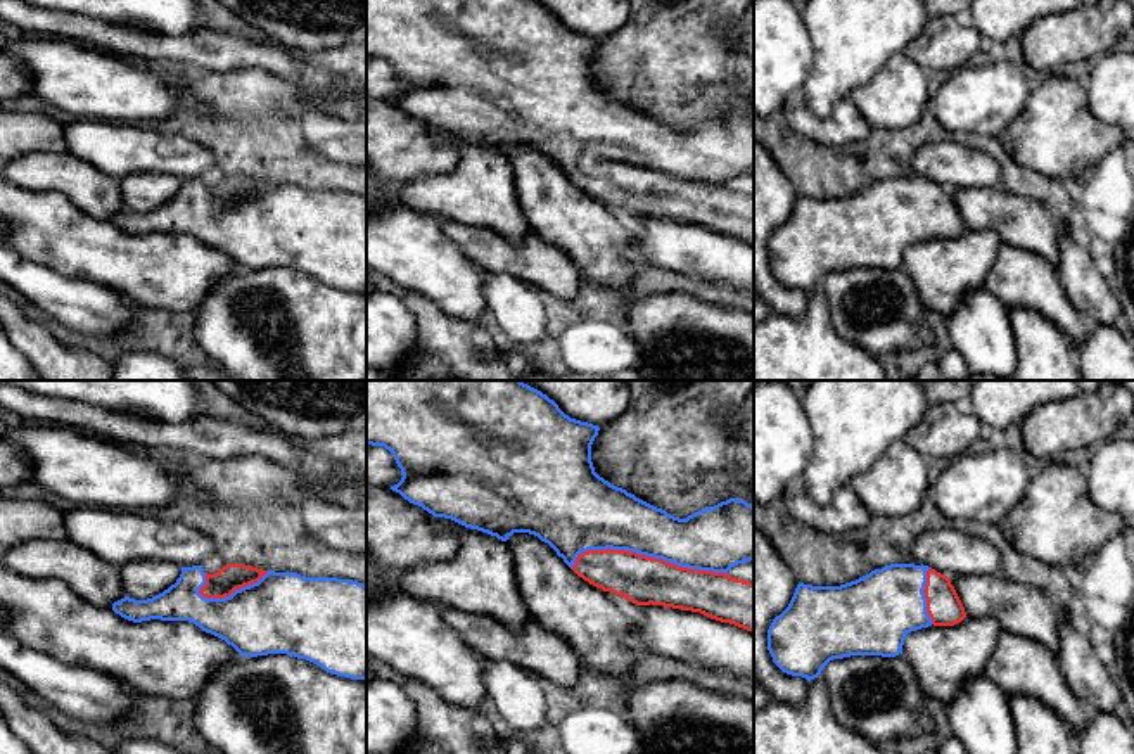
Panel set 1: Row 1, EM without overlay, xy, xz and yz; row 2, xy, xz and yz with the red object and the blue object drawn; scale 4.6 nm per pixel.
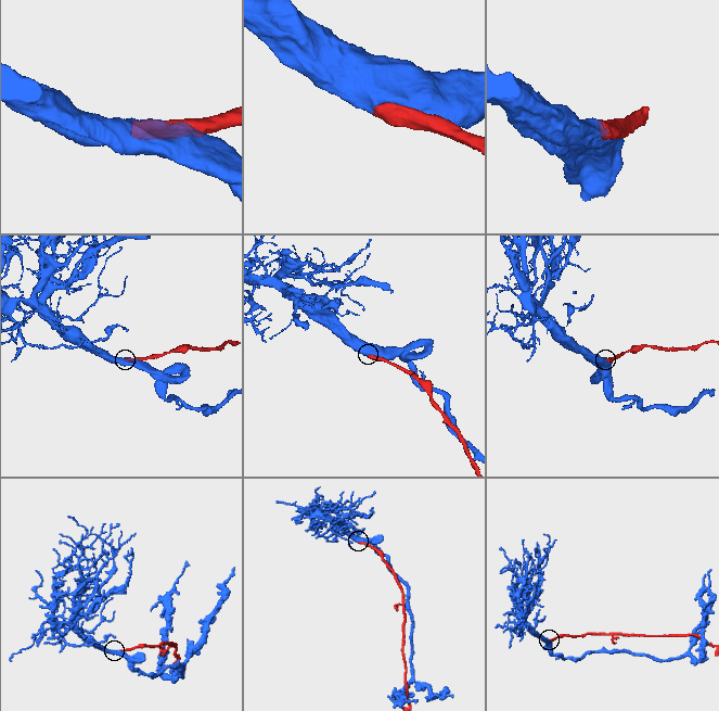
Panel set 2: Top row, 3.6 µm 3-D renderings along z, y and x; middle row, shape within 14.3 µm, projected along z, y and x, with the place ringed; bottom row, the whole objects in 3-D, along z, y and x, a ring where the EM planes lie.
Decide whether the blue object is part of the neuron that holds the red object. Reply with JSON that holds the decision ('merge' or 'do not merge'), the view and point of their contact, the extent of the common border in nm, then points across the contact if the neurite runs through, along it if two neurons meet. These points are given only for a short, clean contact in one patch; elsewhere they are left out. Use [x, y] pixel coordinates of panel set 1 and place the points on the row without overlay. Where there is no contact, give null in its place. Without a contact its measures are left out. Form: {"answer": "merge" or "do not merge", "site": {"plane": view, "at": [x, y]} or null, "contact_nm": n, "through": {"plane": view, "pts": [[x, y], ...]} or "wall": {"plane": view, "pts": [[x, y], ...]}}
{"answer": "merge", "site": {"plane": "xz", "at": [645, 168]}, "contact_nm": 750}

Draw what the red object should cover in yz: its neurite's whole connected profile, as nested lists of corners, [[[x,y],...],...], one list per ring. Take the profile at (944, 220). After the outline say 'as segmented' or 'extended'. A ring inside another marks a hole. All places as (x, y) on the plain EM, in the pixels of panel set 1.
[[[890,176],[840,199],[799,195],[788,220],[768,242],[768,263],[783,285],[811,294],[833,272],[895,270],[902,266],[908,246],[932,237],[954,239],[965,230],[965,220],[947,188],[923,176]]] | extended

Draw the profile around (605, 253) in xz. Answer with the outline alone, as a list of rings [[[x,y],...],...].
[[[513,145],[505,154],[513,169],[517,199],[532,232],[565,252],[579,272],[596,285],[619,292],[624,301],[633,296],[631,284],[640,263],[634,233],[626,230],[607,204],[579,190],[562,169],[538,149]]]

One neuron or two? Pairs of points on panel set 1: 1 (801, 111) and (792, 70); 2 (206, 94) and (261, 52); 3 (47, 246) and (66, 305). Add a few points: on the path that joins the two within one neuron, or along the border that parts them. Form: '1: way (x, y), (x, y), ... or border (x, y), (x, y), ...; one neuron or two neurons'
1: border (799, 94), (790, 95), (782, 108); two neurons
2: border (197, 70), (234, 71), (263, 68), (279, 78); two neurons
3: border (18, 255), (66, 275), (95, 281); two neurons

